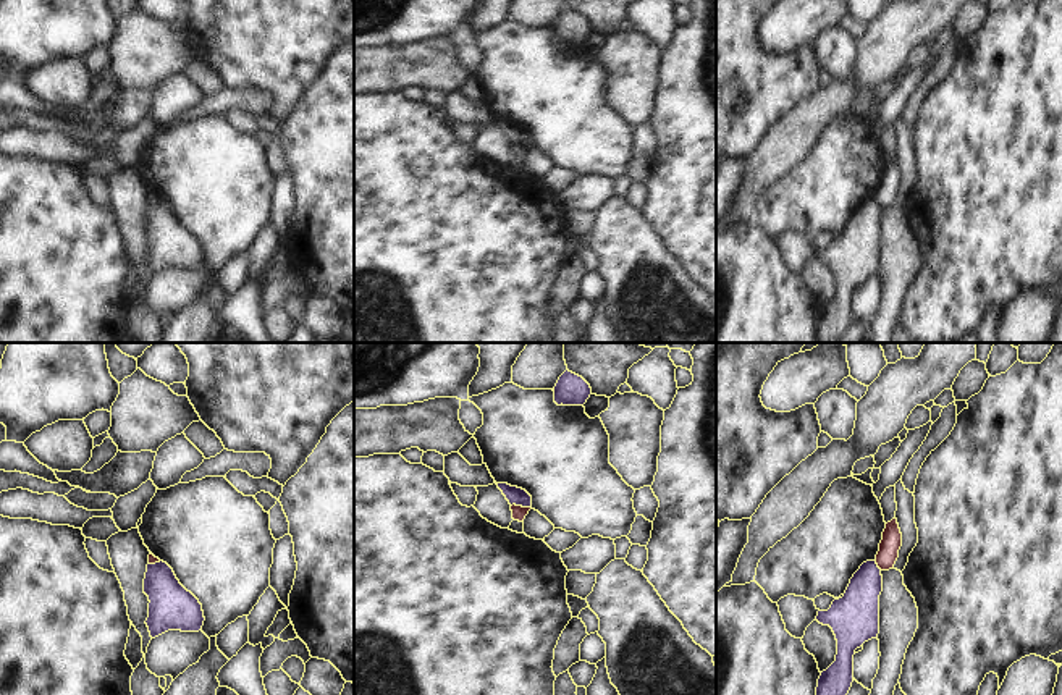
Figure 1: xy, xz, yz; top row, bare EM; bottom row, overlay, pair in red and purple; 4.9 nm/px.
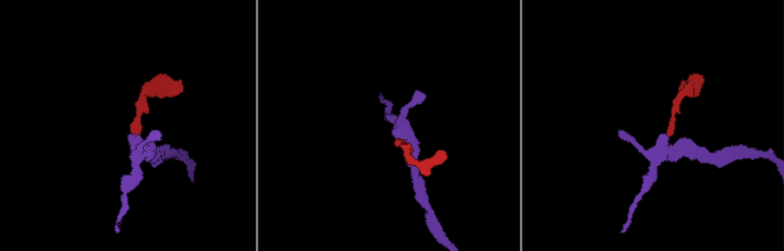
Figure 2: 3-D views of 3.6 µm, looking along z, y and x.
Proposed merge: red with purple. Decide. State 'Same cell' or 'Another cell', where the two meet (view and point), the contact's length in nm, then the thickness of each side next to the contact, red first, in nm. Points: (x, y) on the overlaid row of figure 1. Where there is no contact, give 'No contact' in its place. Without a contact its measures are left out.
Another cell. Touches red at xz (521, 506). Shared border 110 nm. Thickness 70 nm (red) against 90 nm

